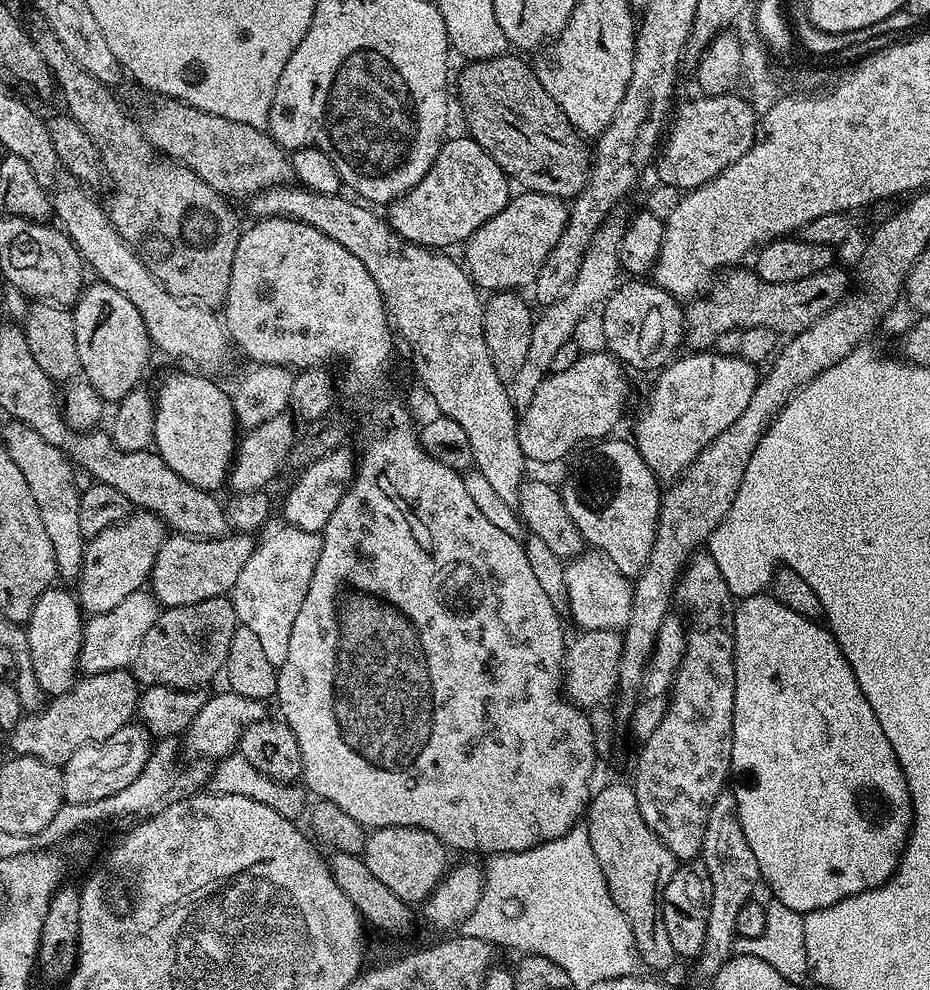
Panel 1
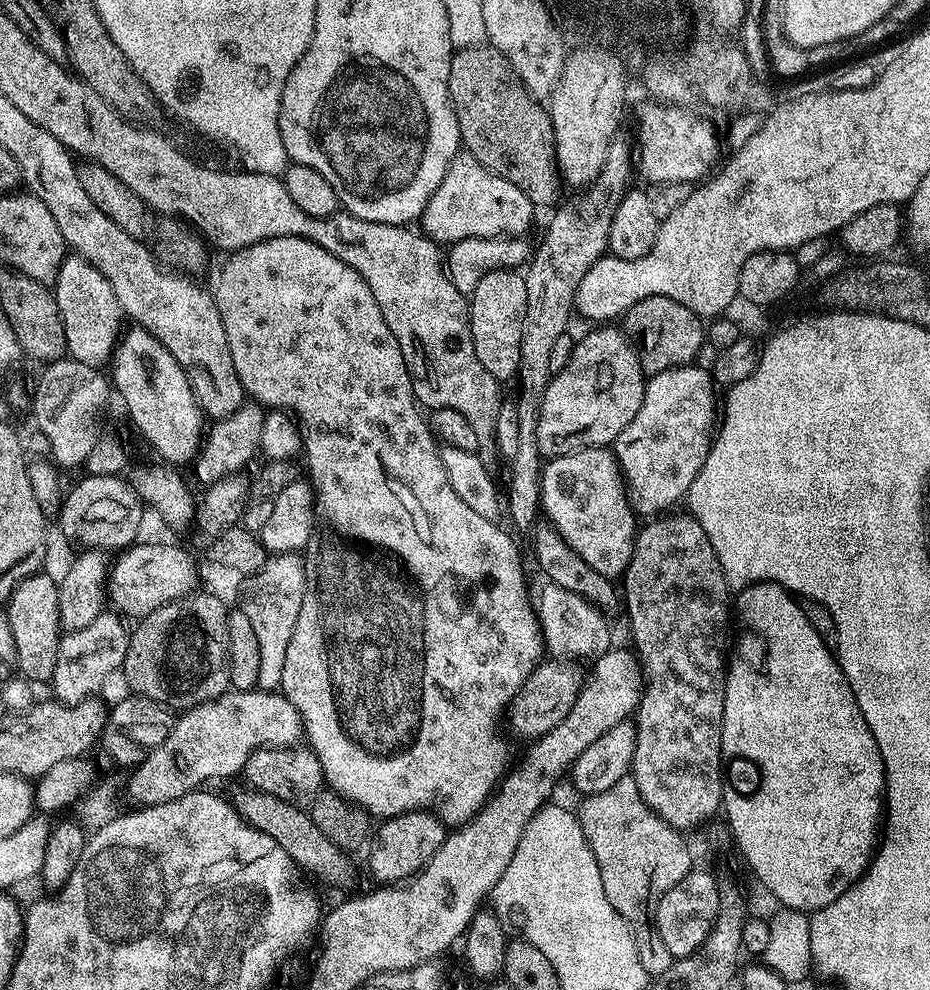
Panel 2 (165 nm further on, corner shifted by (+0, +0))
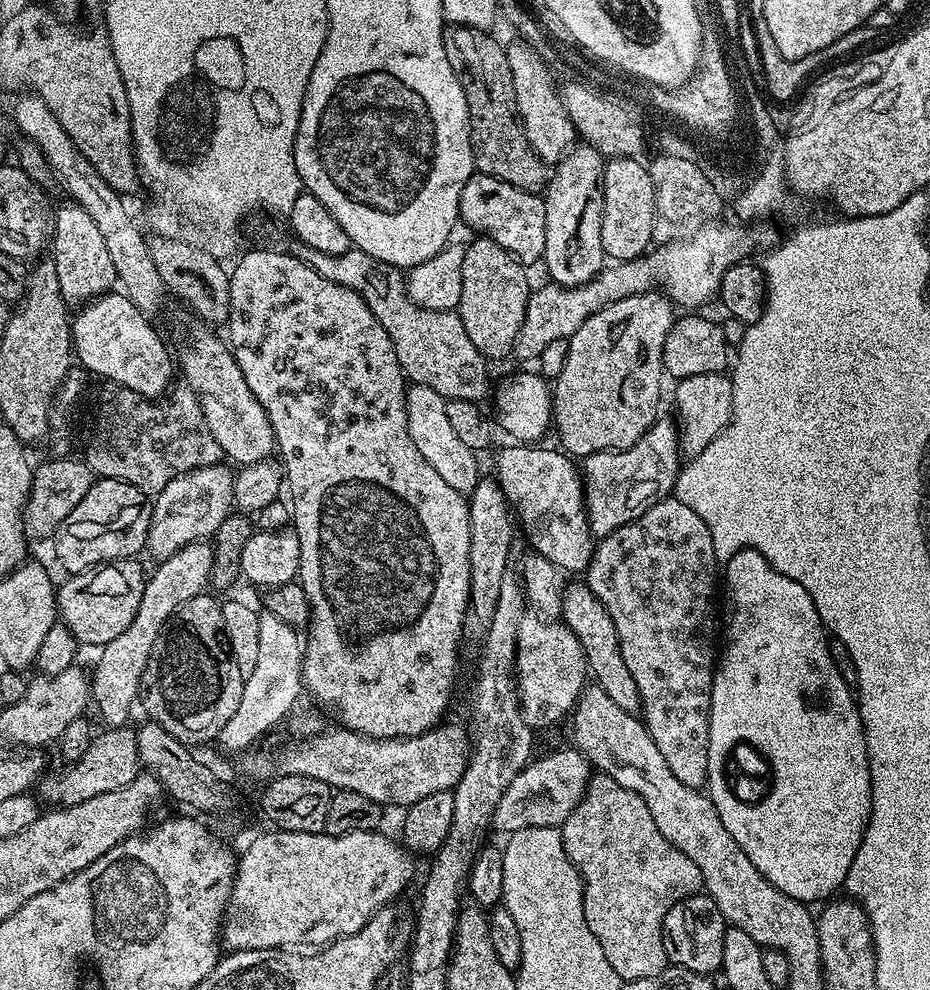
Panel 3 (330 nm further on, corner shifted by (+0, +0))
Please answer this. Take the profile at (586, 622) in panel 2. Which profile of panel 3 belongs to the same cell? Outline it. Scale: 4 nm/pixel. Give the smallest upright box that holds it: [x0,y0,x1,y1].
[514,614,589,730]

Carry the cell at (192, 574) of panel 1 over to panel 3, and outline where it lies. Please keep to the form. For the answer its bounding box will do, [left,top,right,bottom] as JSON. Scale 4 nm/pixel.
[56,558,146,646]

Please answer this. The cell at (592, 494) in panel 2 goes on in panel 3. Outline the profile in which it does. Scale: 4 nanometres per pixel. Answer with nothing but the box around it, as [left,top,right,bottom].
[494,447,594,573]

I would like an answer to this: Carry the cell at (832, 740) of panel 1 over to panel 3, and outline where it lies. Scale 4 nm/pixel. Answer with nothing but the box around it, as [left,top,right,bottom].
[706,548,872,902]

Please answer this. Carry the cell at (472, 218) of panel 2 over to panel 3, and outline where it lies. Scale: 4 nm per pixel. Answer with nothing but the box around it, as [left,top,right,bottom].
[459,174,546,266]

